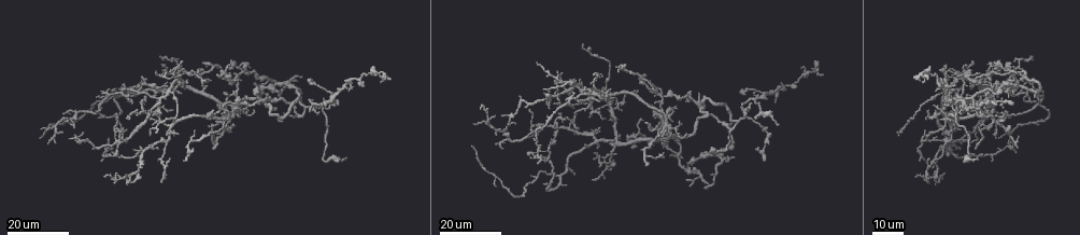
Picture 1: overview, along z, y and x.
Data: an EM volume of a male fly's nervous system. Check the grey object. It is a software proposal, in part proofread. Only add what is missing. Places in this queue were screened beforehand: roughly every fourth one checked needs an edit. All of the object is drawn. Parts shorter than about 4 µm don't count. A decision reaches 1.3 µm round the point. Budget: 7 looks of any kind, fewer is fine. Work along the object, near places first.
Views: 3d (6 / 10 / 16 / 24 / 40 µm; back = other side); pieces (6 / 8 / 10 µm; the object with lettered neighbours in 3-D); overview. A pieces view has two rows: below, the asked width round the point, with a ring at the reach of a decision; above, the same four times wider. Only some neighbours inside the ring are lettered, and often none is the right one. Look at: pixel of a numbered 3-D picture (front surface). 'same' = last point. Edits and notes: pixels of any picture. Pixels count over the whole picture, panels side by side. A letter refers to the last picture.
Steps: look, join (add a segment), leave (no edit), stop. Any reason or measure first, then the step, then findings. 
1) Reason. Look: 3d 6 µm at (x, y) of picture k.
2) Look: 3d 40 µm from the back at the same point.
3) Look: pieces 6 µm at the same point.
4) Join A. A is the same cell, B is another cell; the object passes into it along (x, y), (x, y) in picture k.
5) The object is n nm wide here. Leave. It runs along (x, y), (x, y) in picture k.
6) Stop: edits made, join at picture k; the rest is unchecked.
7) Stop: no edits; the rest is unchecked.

Branch stops here. Look: 3d 16 µm at (632, 148) of picture 1.

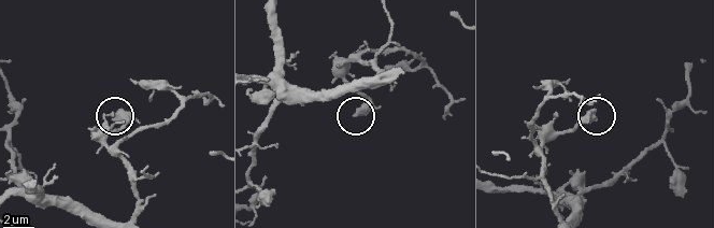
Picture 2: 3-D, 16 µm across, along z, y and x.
Look: pieces 8 µm at (117, 112) of picture 2.

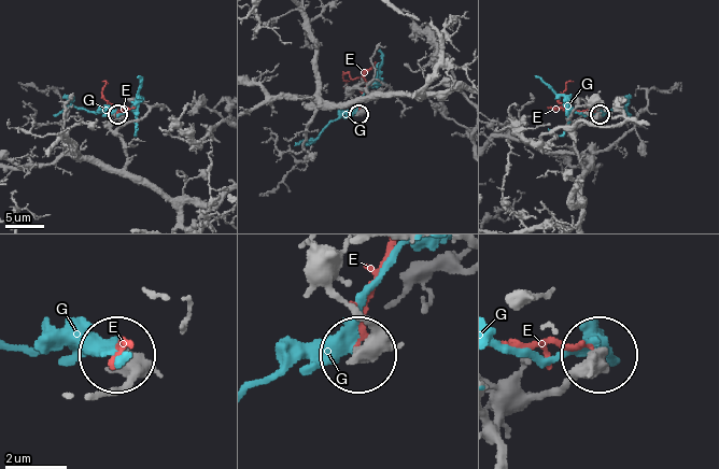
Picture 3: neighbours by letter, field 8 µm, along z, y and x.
Leave. E and G are other cells; none of them fits.

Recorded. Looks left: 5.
Tapers out. Look: 3d 16 µm at (598, 149) of picture 1.

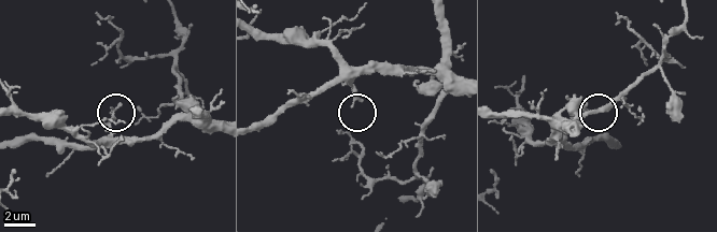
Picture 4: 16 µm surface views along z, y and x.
Look: pieces 8 µm at (353, 106) of picture 4.

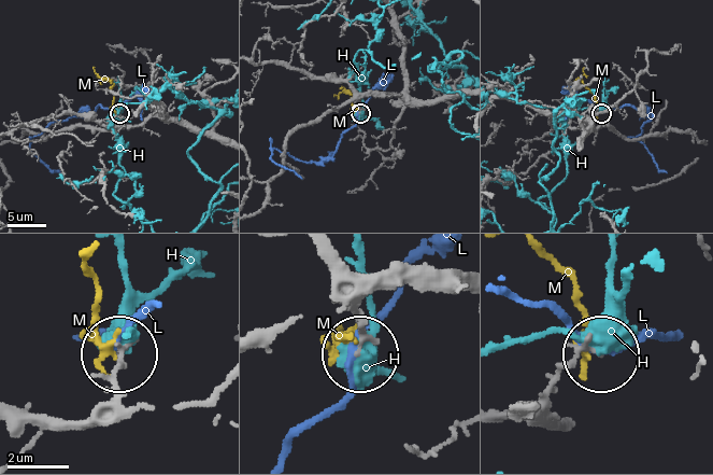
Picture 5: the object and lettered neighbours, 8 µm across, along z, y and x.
Leave. H, L and M are other cells; it runs along (535, 405), (581, 354), (601, 351) in picture 5; no lettered segment goes on from it.

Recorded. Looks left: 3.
An open end. Look: 3d 24 µm at (646, 163) of picture 1.

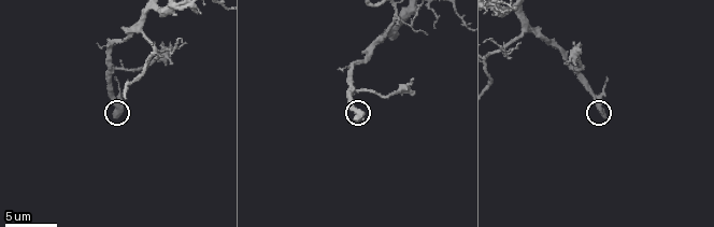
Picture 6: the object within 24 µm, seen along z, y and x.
Look: pieces 8 µm at (116, 117) of picture 6.

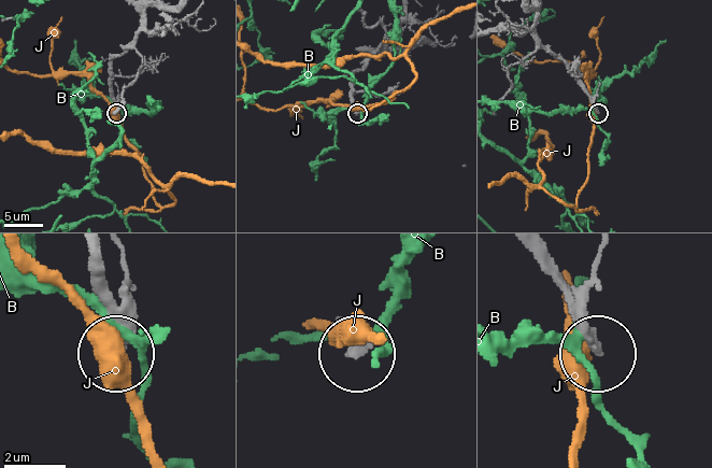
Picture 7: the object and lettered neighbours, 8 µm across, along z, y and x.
Leave. B and J are other cells; it runs along (529, 252), (592, 350) in picture 7; none of them fits.

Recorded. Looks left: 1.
Stop: no edits; the rest is unchecked.

